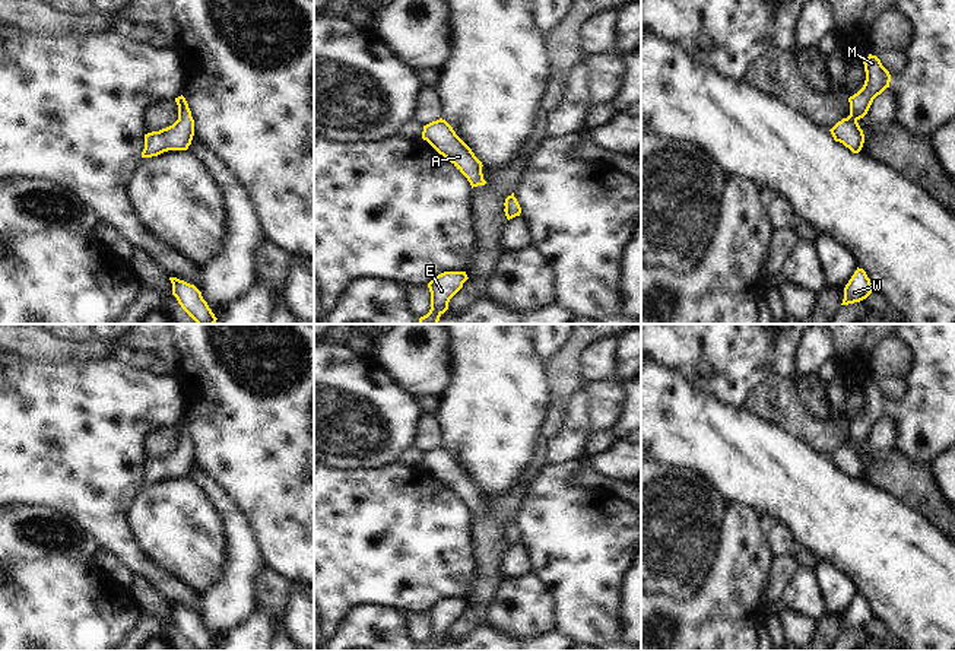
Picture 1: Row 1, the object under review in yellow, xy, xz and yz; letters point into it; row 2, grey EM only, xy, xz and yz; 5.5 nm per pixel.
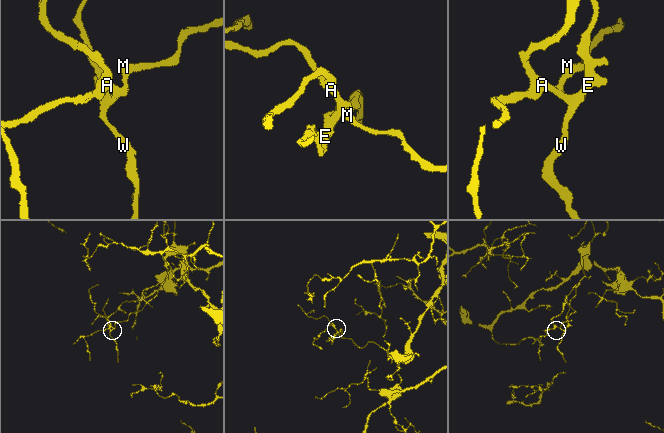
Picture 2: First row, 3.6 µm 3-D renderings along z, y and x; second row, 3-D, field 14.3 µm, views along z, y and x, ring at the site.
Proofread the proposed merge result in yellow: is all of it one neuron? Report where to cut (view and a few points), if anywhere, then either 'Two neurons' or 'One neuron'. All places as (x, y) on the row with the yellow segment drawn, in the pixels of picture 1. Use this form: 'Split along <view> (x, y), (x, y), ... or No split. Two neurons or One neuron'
No split. One neuron

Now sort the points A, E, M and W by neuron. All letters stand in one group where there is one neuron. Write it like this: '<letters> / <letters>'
A E M W

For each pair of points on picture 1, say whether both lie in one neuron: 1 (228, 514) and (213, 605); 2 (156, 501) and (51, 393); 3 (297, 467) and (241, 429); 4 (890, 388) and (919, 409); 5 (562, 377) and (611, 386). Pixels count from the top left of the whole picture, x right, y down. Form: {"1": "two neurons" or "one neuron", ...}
{"1": "one neuron", "2": "two neurons", "3": "one neuron", "4": "two neurons", "5": "two neurons"}

